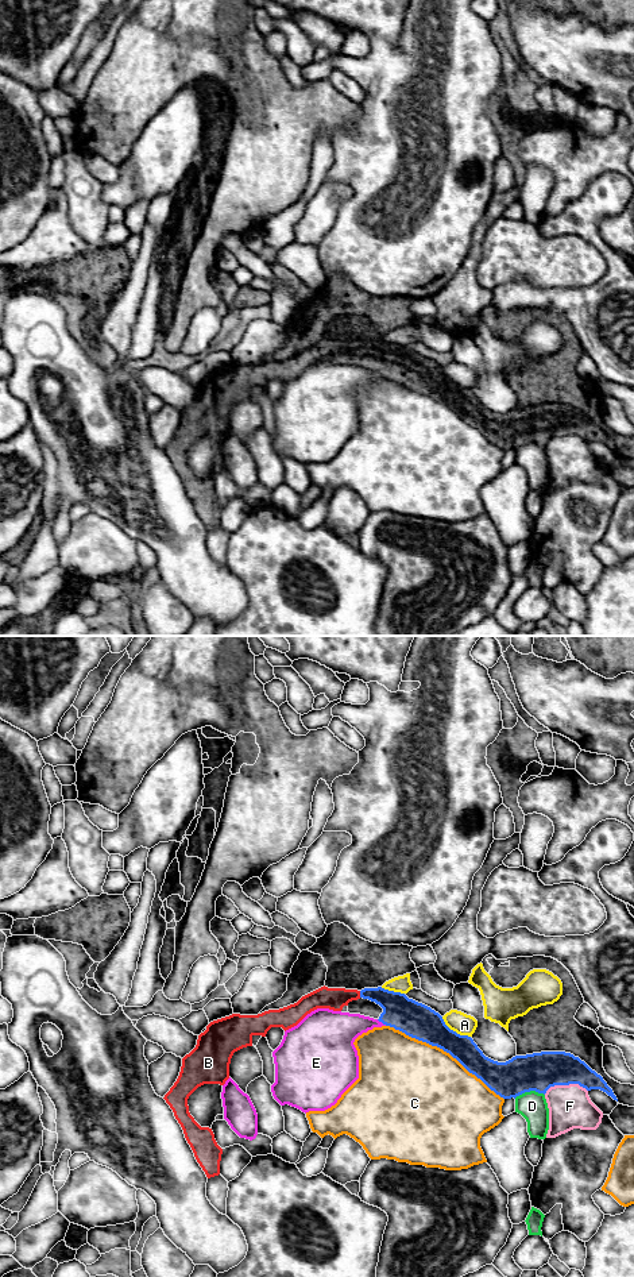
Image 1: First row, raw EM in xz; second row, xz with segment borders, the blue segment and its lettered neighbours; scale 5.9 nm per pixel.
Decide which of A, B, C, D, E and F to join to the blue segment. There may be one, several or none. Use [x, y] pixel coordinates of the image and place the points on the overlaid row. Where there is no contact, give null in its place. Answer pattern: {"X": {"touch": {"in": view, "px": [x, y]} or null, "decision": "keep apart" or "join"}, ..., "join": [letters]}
{"A": {"touch": {"in": "xz", "px": [455, 1031]}, "decision": "keep apart"}, "B": {"touch": {"in": "xz", "px": [360, 994]}, "decision": "join"}, "C": {"touch": {"in": "xz", "px": [445, 1050]}, "decision": "keep apart"}, "D": {"touch": {"in": "xz", "px": [529, 1091]}, "decision": "keep apart"}, "E": {"touch": {"in": "xz", "px": [382, 1022]}, "decision": "keep apart"}, "F": {"touch": {"in": "xz", "px": [565, 1084]}, "decision": "keep apart"}, "join": ["B"]}

